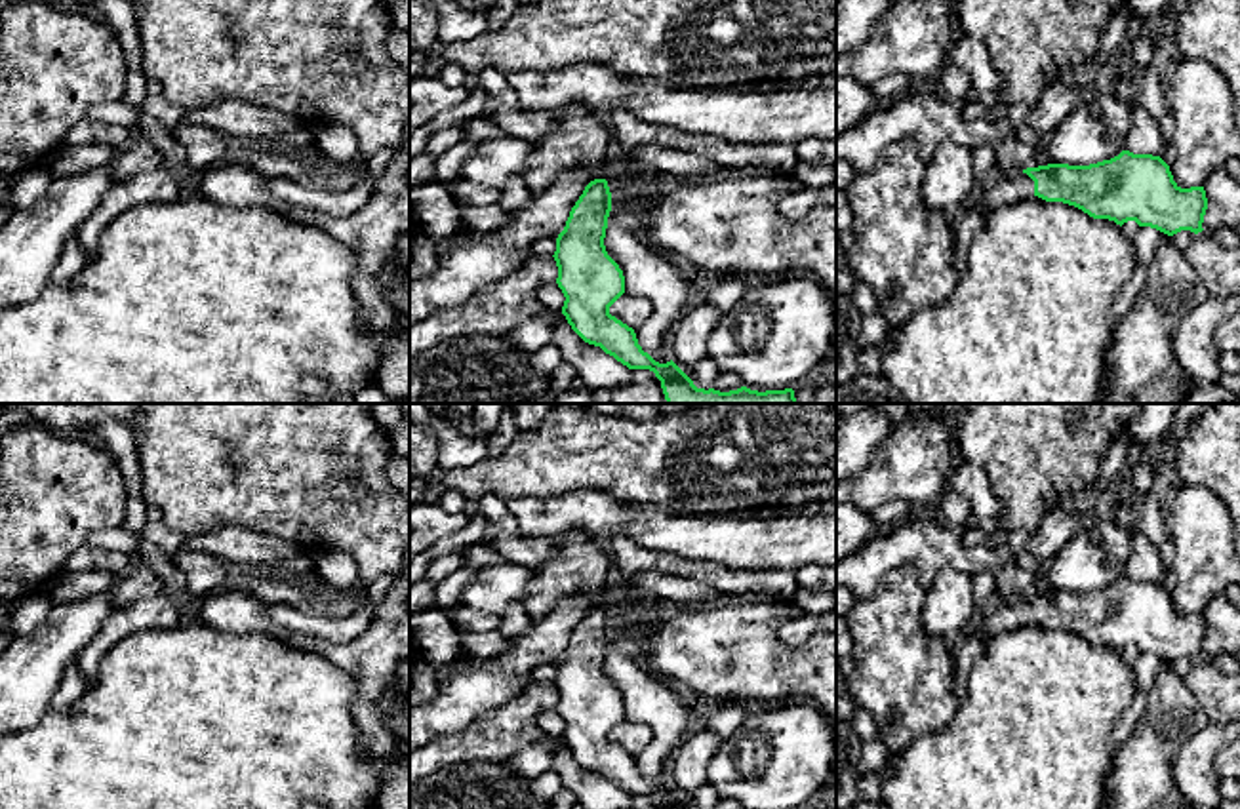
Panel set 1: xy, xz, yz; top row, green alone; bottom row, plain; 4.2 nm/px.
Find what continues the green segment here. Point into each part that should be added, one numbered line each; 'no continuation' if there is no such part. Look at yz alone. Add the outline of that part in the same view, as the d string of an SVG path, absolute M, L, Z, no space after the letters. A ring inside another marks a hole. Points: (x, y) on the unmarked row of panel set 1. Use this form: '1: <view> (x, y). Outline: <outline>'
1: yz (1010, 613). Outline: M1011 596L981 607L970 632L977 634L985 643L1006 630L1013 630L1034 622L1034 607L1023 596Z

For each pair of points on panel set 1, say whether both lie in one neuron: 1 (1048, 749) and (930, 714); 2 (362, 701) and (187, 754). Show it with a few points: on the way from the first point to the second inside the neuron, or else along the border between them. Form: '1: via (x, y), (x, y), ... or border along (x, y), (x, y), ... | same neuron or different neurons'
1: border along (959, 705), (953, 720), (943, 730), (911, 741) | different neurons
2: border along (334, 663), (355, 684), (351, 718), (362, 749) | different neurons

